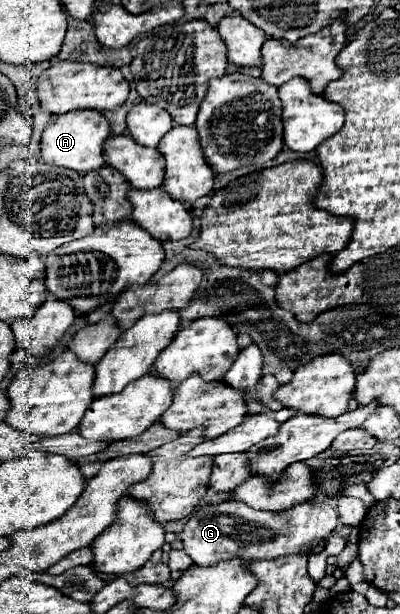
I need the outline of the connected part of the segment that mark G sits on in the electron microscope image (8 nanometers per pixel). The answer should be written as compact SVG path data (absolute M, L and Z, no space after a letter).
M226 501L214 507L204 505L196 509L180 533L184 551L200 567L228 561L232 557L242 557L246 561L276 559L282 555L298 553L306 543L330 535L338 525L336 509L320 501L300 503L280 513L254 511L254 523L246 523L242 517L252 517L252 509L240 501Z

